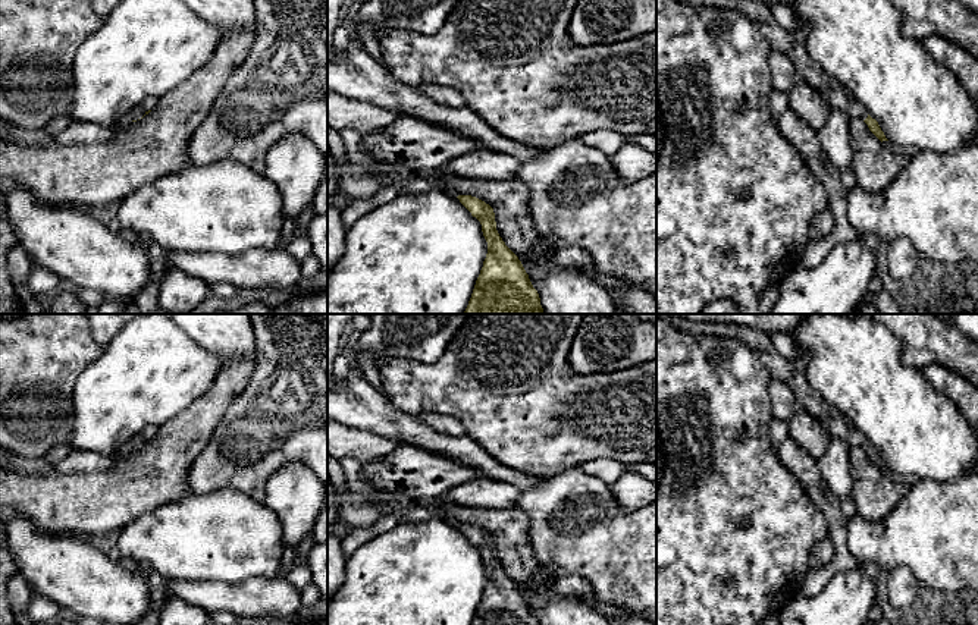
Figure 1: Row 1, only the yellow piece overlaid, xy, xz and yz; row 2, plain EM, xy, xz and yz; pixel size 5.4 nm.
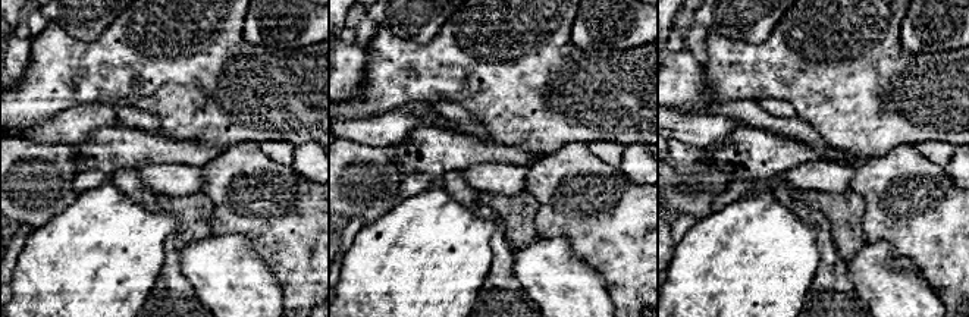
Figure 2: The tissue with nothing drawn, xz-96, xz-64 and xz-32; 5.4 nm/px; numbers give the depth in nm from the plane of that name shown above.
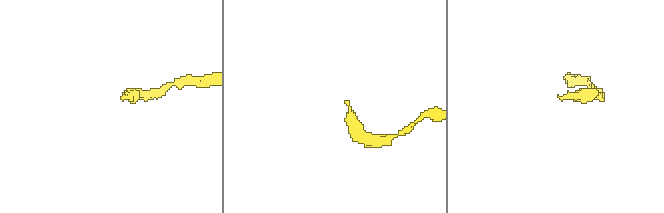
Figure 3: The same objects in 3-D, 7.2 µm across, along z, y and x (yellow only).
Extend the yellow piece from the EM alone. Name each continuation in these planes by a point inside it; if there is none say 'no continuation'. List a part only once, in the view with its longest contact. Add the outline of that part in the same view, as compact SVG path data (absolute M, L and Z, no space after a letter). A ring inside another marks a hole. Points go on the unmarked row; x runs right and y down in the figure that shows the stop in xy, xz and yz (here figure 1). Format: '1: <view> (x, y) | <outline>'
1: xy (150, 432) | M148 425L142 433L135 434L129 442L126 442L120 453L129 453L132 449L141 447L148 439L154 439L159 433L159 427Z

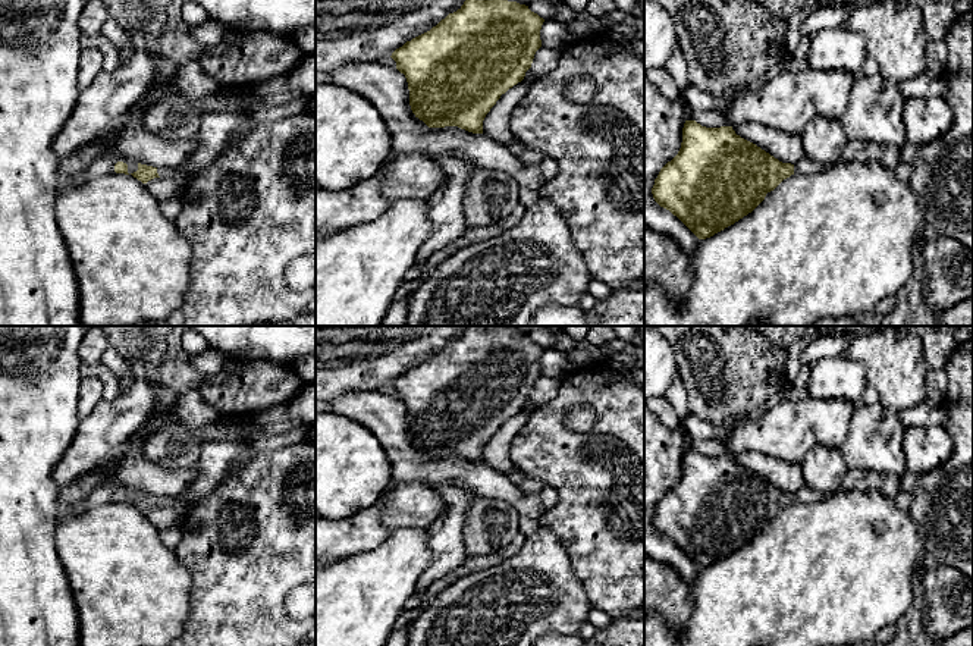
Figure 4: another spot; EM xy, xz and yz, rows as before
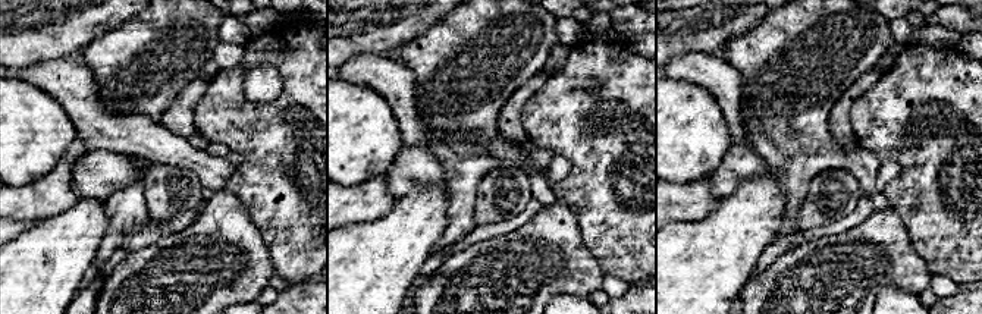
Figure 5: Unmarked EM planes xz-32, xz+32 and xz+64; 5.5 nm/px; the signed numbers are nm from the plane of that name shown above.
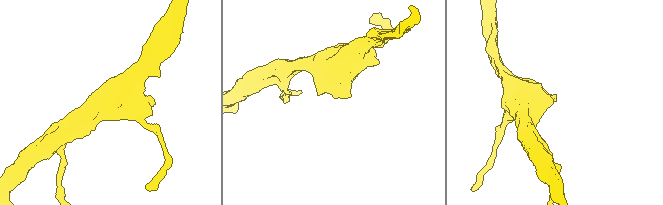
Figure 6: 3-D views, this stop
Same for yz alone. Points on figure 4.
1: yz (804, 495) | M803 486L800 490L794 493L795 504L815 504L829 495L812 490L810 487Z

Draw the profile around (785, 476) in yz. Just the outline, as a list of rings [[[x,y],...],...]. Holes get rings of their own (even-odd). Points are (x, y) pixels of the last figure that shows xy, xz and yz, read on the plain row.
[[[743,452],[732,455],[737,464],[756,473],[782,492],[795,493],[804,486],[803,468],[798,464],[762,452]]]

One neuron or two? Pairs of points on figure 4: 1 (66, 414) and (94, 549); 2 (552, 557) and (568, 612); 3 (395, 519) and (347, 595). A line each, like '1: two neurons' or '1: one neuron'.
1: two neurons
2: one neuron
3: two neurons

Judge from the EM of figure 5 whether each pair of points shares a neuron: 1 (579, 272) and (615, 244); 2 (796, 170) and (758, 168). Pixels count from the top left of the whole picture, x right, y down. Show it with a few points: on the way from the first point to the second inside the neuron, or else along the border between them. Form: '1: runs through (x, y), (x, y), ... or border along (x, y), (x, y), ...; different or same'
1: border along (580, 228), (583, 244), (604, 273); different
2: border along (747, 144), (771, 168); different

